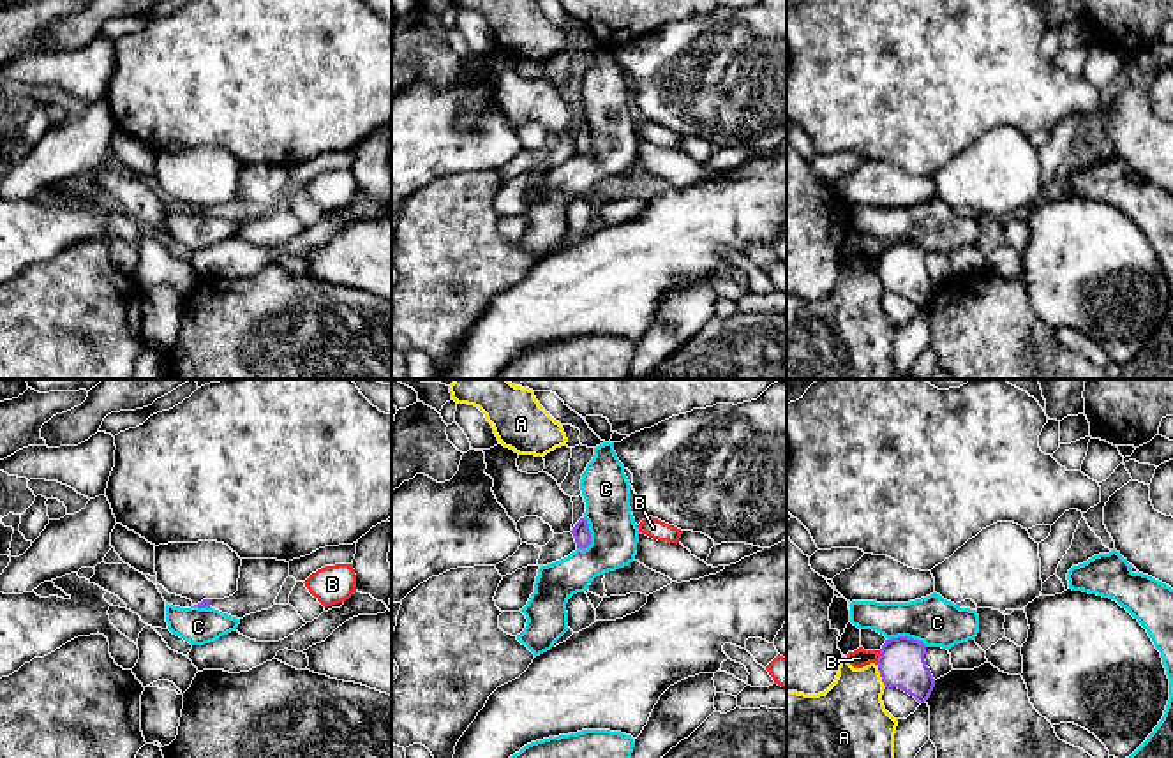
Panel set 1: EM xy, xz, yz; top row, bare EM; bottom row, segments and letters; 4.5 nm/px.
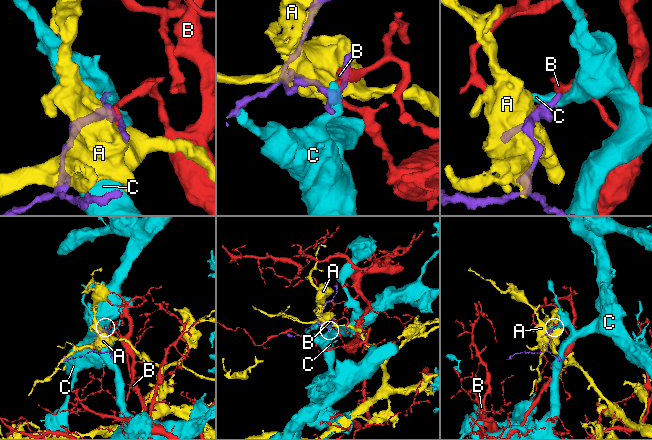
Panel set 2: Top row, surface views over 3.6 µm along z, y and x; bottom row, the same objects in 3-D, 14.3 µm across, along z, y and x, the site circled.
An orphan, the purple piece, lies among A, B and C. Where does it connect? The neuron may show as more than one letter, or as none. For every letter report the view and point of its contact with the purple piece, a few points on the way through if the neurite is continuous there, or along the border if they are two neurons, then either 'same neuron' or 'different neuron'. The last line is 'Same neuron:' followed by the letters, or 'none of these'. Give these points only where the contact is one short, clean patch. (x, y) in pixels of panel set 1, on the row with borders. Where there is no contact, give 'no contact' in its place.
A: contact yz (881, 676); different neuron
B: contact yz (879, 658); different neuron
C: contact xz (590, 535); border xz (584, 517), (590, 527), (590, 543), (582, 550); different neuron
Same neuron: none of these

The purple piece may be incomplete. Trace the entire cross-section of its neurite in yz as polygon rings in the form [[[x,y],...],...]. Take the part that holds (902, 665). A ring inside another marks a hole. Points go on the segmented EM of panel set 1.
[[[908,636],[889,638],[880,649],[878,672],[885,687],[898,687],[924,703],[935,679],[924,661],[926,645]]]

